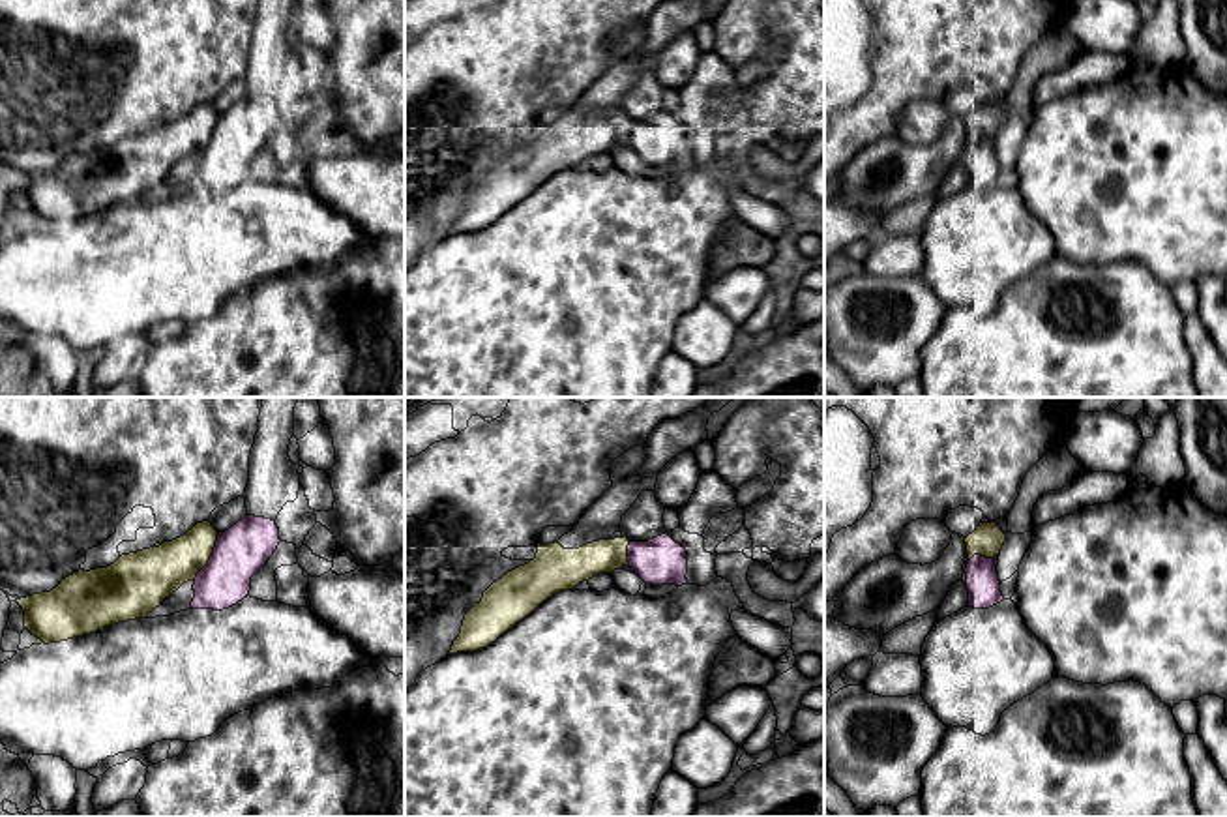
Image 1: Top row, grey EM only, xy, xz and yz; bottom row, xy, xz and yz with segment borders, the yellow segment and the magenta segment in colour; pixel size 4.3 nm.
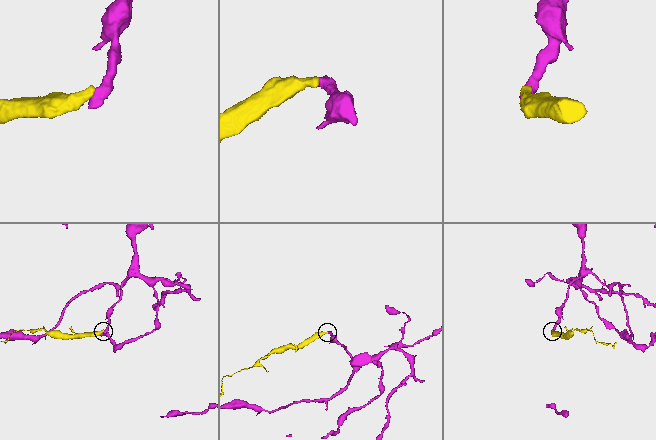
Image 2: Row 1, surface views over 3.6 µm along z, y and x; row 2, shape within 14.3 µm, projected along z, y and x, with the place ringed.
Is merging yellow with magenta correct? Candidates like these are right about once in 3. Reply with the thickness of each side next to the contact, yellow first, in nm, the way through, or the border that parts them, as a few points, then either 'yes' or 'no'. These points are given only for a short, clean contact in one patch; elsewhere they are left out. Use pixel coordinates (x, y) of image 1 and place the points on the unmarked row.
220/220 nm | no

